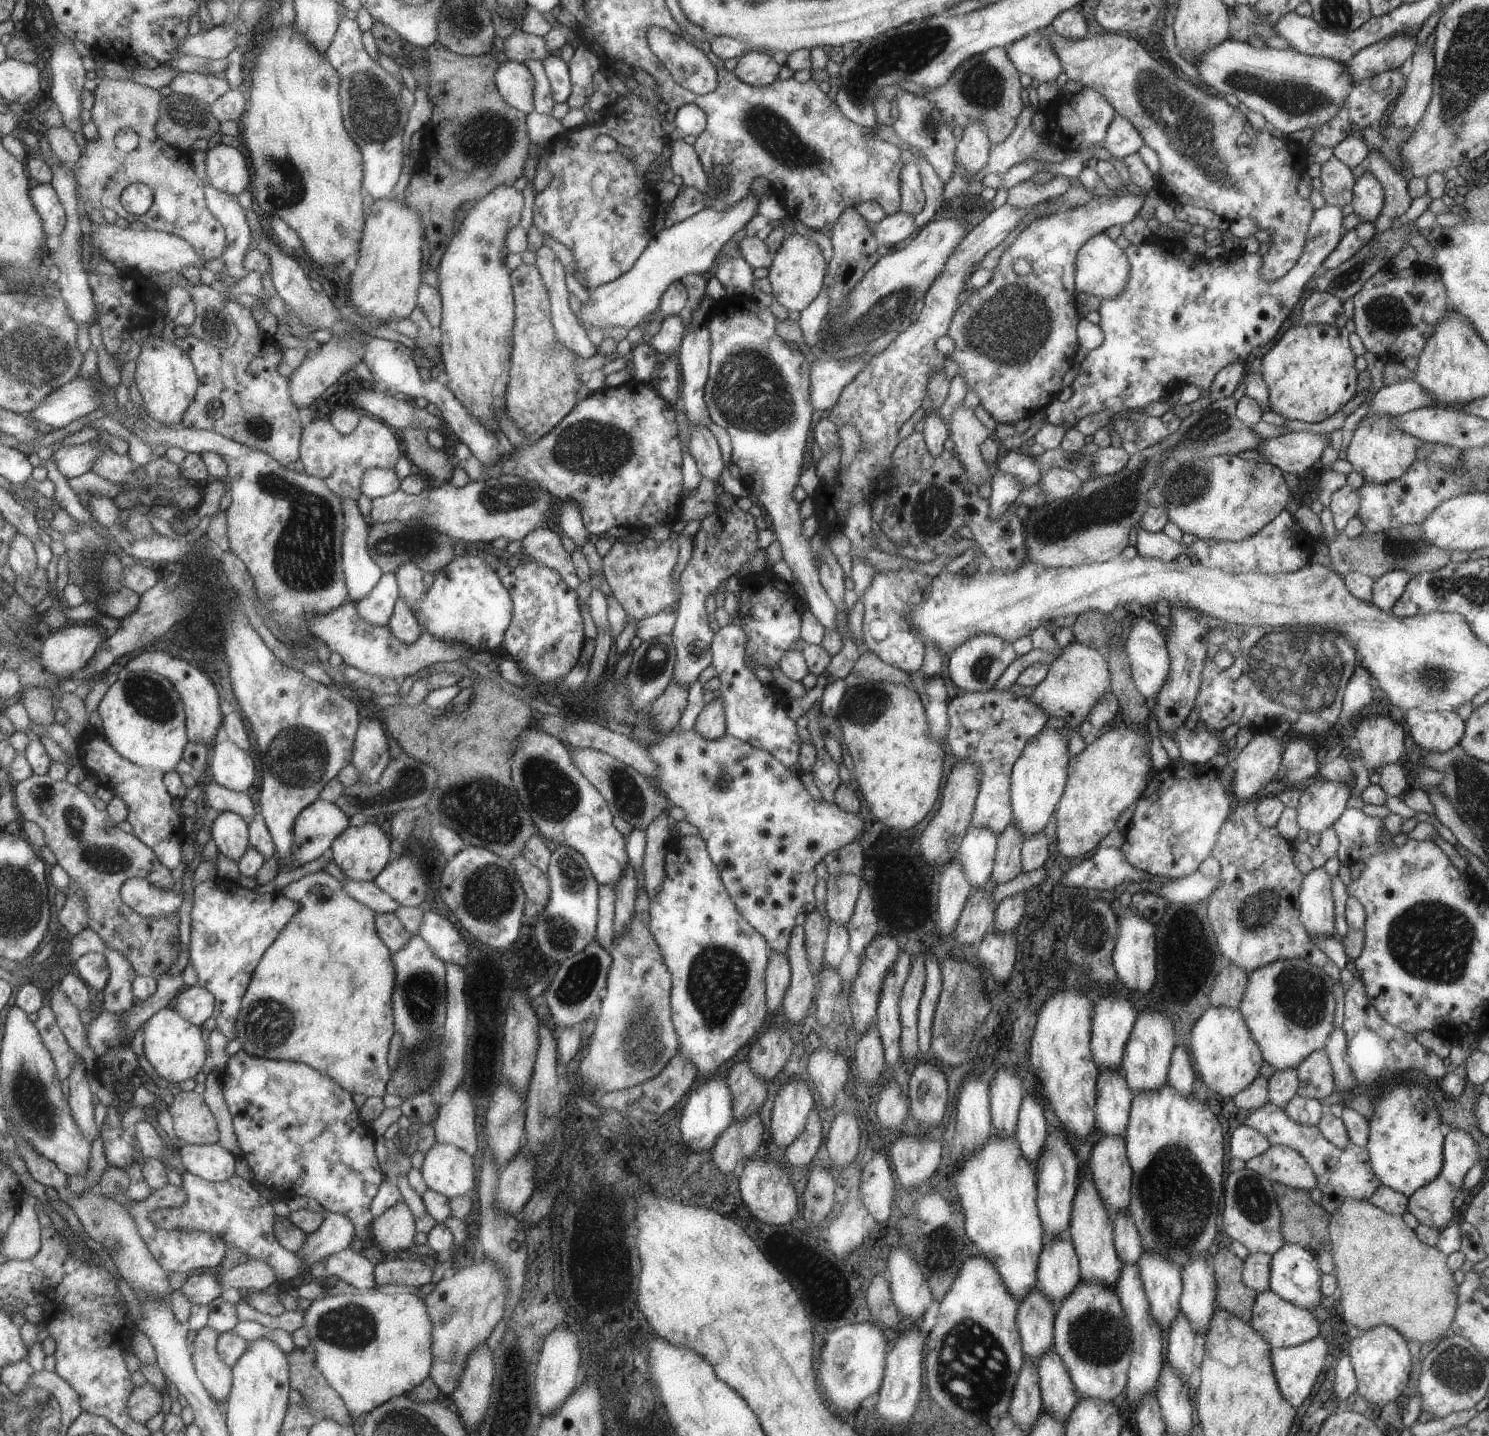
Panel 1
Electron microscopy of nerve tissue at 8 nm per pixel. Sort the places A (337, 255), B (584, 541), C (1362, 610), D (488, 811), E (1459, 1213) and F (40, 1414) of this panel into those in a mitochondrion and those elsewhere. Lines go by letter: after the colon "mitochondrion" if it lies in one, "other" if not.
A: other
B: other
C: other
D: mitochondrion
E: other
F: mitochondrion

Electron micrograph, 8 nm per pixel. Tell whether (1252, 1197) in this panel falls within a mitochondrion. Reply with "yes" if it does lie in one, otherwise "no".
yes

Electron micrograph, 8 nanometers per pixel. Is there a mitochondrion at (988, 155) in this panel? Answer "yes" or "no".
no

